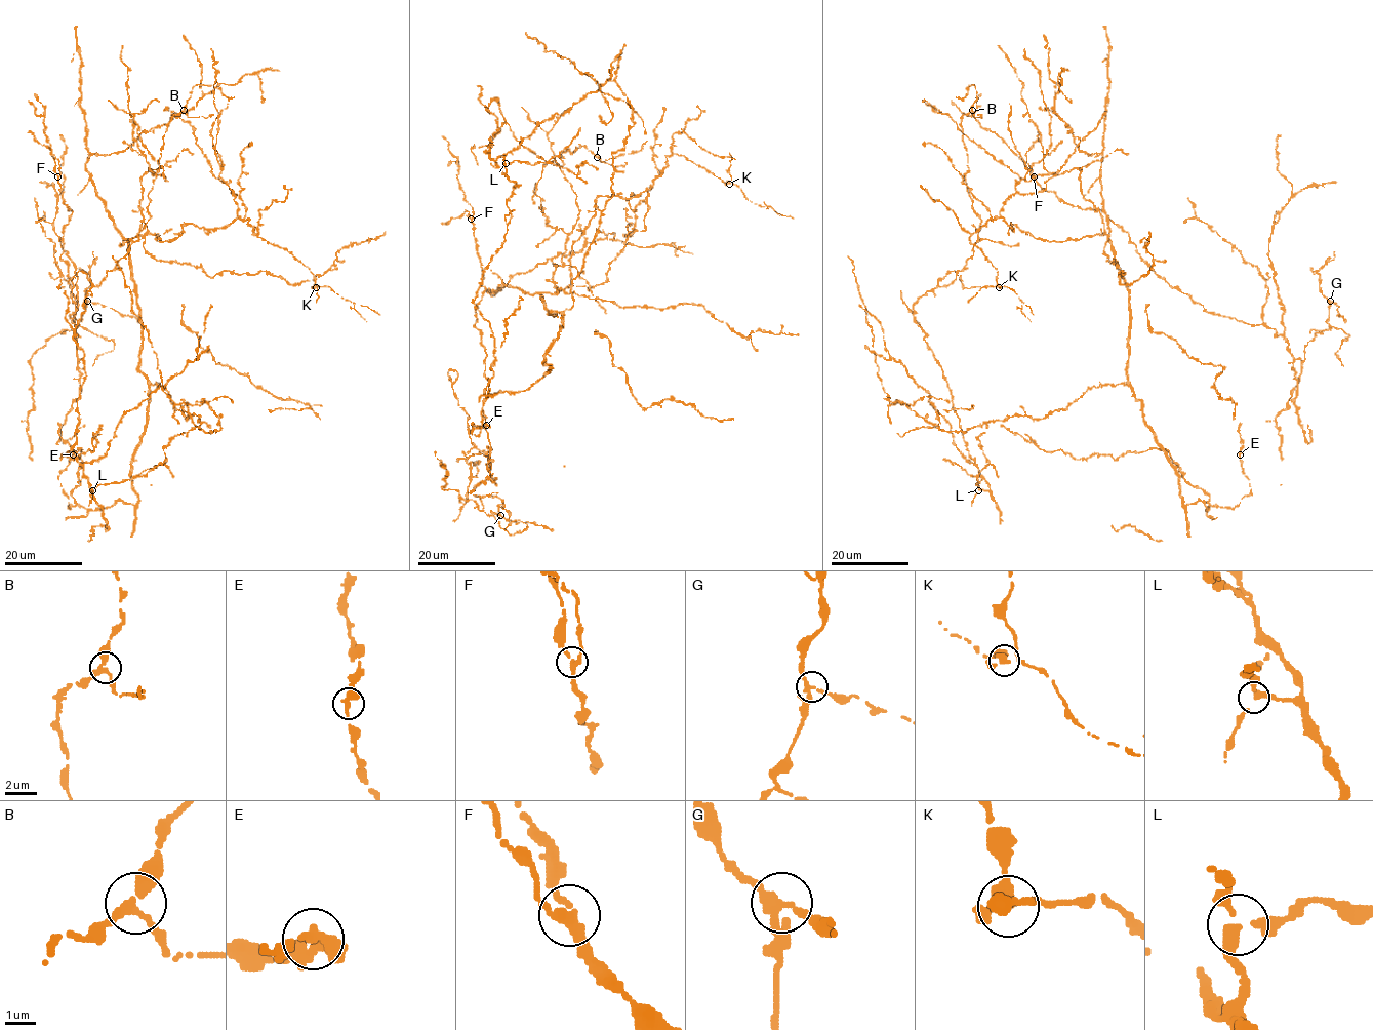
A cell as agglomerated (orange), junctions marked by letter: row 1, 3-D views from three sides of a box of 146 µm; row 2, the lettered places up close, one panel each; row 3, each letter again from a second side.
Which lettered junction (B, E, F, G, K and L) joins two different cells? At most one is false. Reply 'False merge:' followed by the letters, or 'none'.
False merge: K

